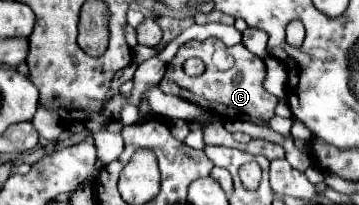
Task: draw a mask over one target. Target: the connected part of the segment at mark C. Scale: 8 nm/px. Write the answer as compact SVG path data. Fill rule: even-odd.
M207 39L207 41L189 41L183 43L173 57L173 61L167 65L167 73L163 81L159 83L161 91L167 95L175 95L181 99L187 99L207 111L213 111L215 115L227 117L227 119L241 119L251 121L257 125L267 125L267 121L275 115L277 97L269 95L263 89L263 77L265 77L265 65L263 59L253 55L245 45L233 45L227 47L219 39ZM189 57L203 59L207 71L199 77L189 77L183 73L183 61Z

